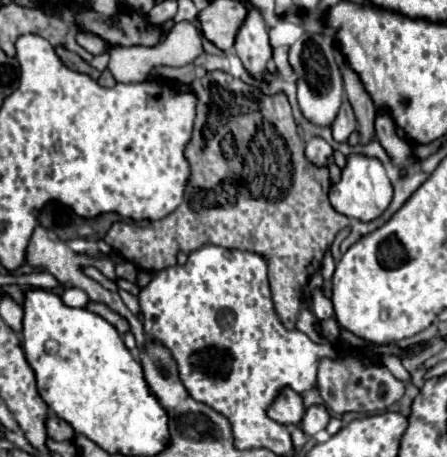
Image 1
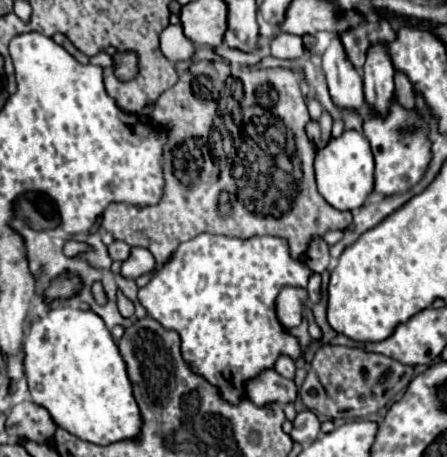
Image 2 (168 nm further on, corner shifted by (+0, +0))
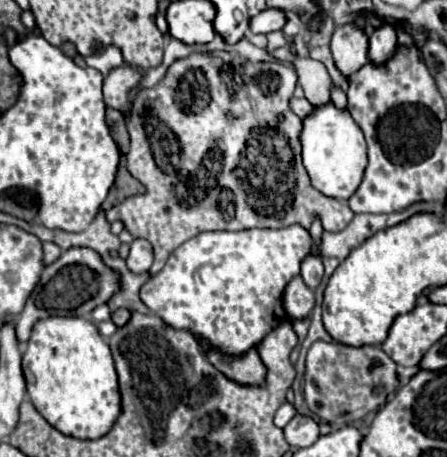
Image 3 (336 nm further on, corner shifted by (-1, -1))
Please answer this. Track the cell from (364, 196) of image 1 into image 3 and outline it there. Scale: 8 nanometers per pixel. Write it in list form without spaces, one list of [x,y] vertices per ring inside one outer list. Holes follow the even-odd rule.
[[[332,101],[314,107],[306,119],[302,119],[302,163],[310,175],[312,185],[334,199],[348,199],[360,185],[366,169],[366,141],[362,129],[354,123],[346,109],[338,109]]]

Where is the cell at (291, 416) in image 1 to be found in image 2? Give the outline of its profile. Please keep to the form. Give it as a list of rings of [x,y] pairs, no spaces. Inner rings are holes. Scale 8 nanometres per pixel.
[[[265,370],[259,378],[247,382],[247,398],[255,406],[267,406],[267,404],[289,404],[297,398],[297,388],[293,380],[281,378],[275,370]]]

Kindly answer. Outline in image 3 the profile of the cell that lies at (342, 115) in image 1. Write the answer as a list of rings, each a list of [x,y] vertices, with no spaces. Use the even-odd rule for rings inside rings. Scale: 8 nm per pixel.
[[[346,23],[334,31],[332,55],[338,69],[348,77],[368,61],[368,35],[362,23]]]

